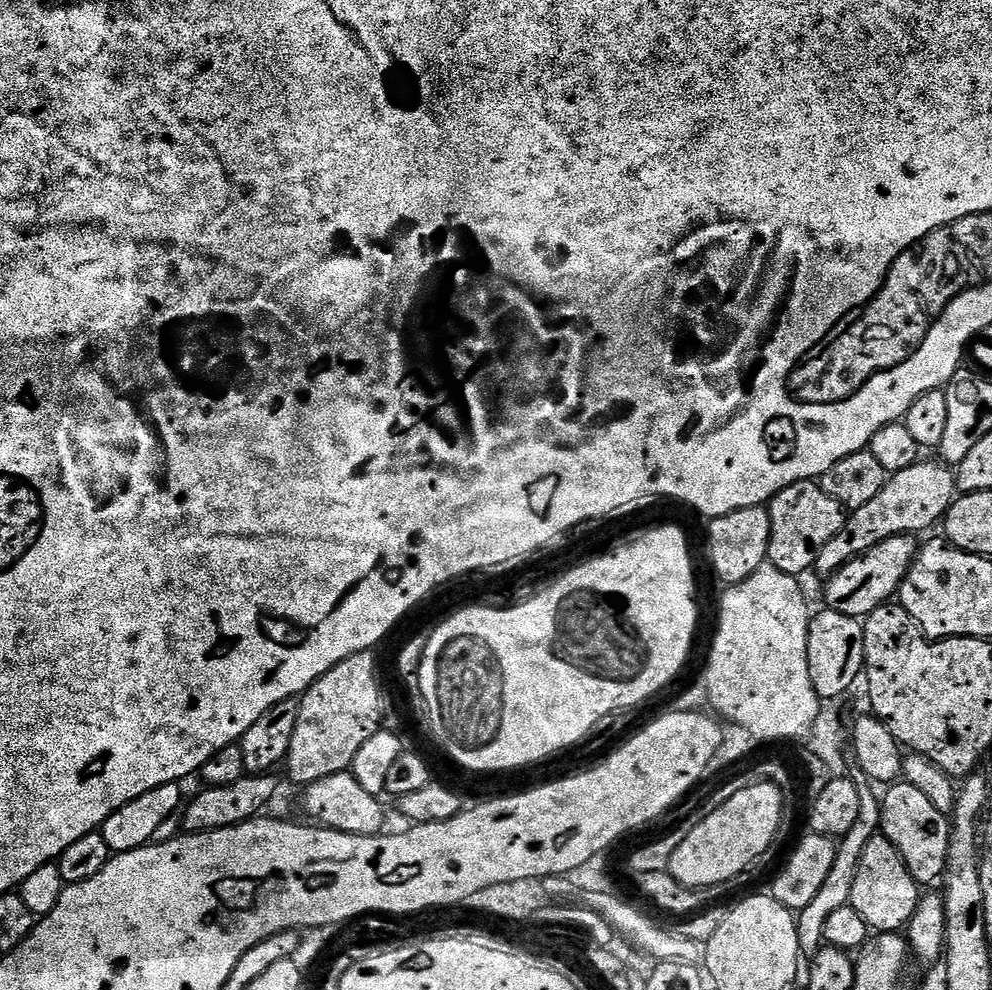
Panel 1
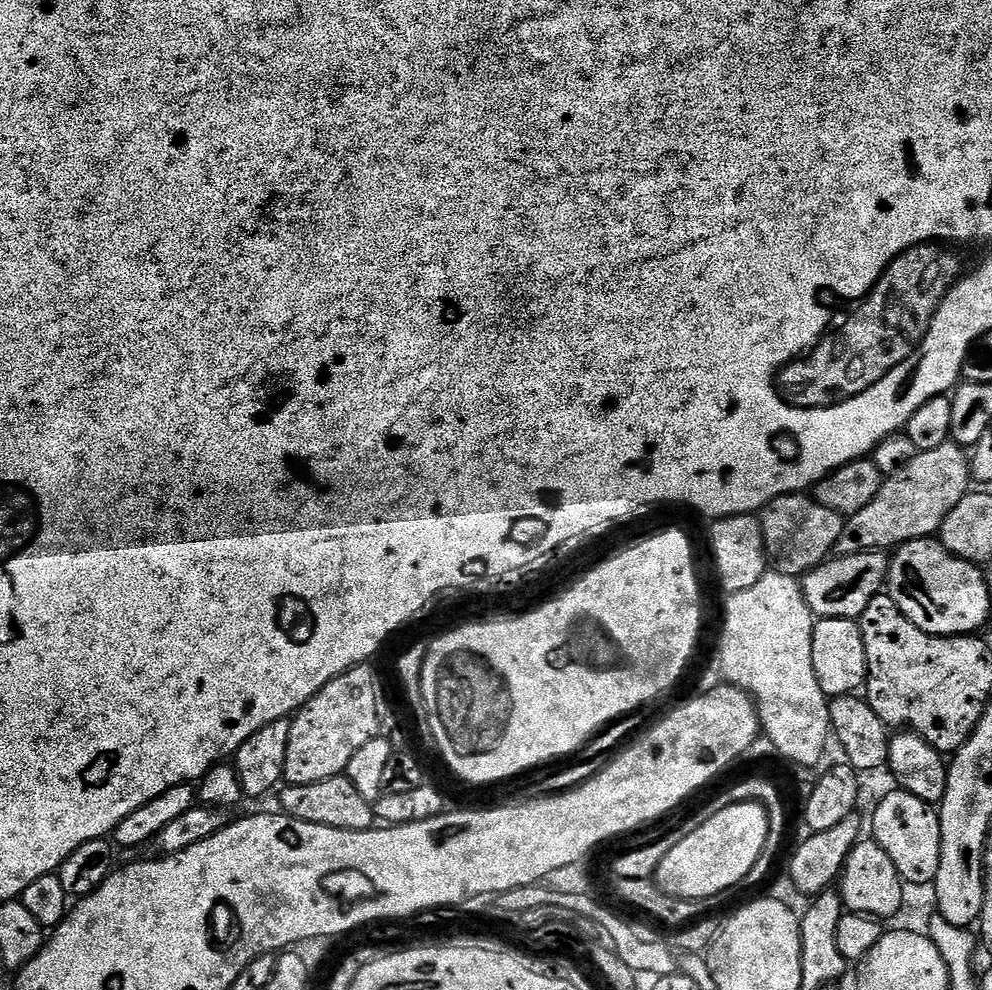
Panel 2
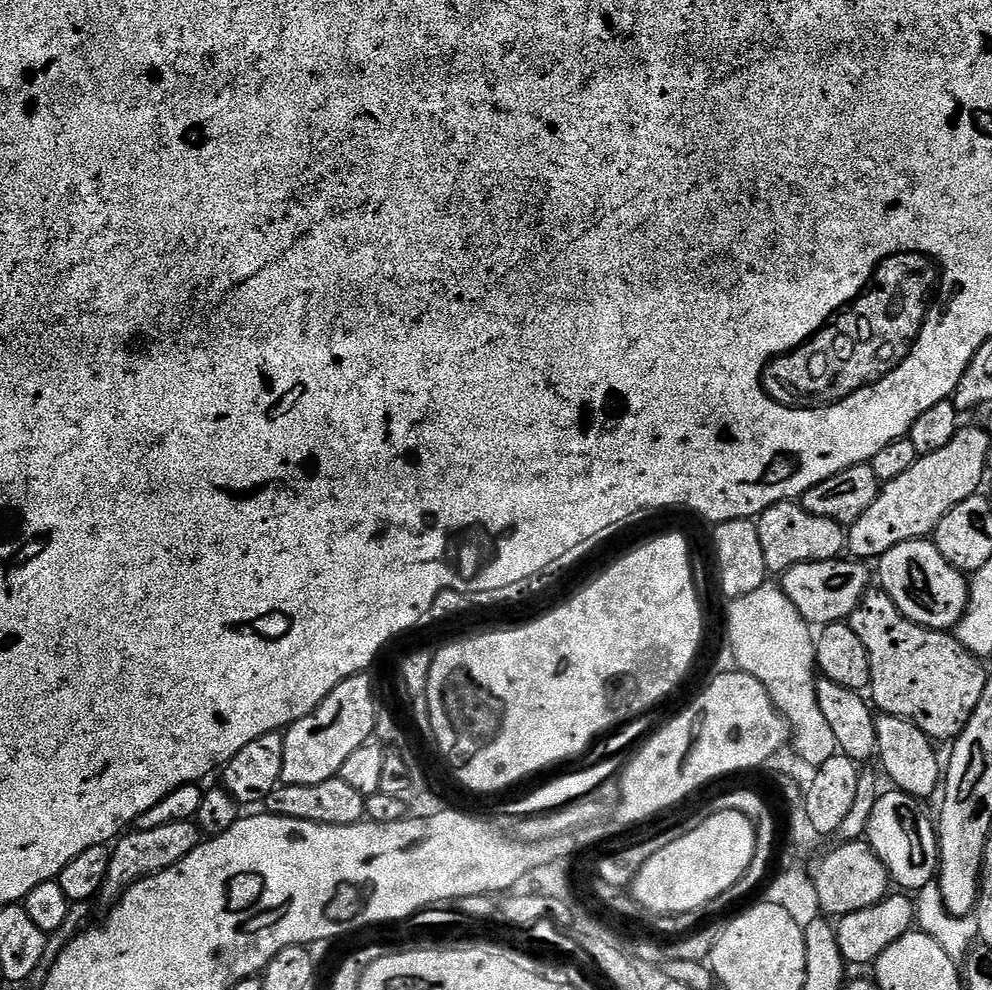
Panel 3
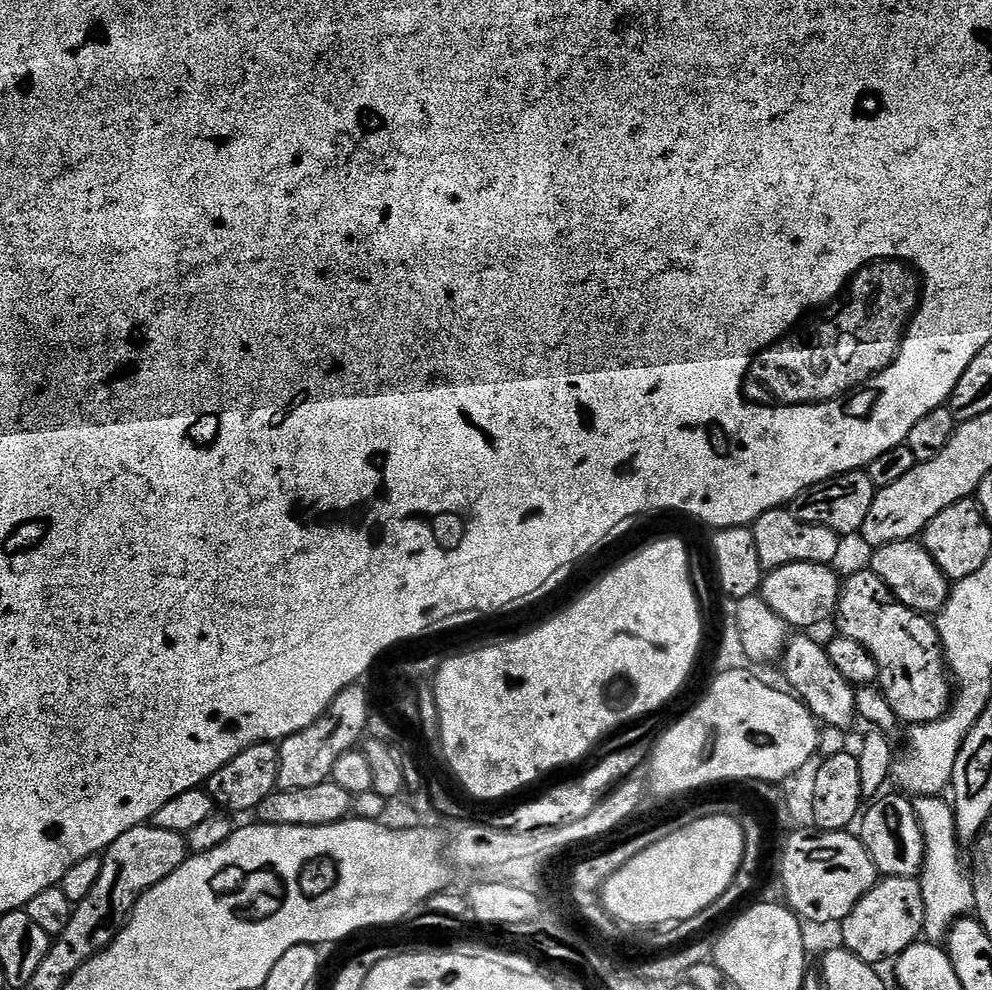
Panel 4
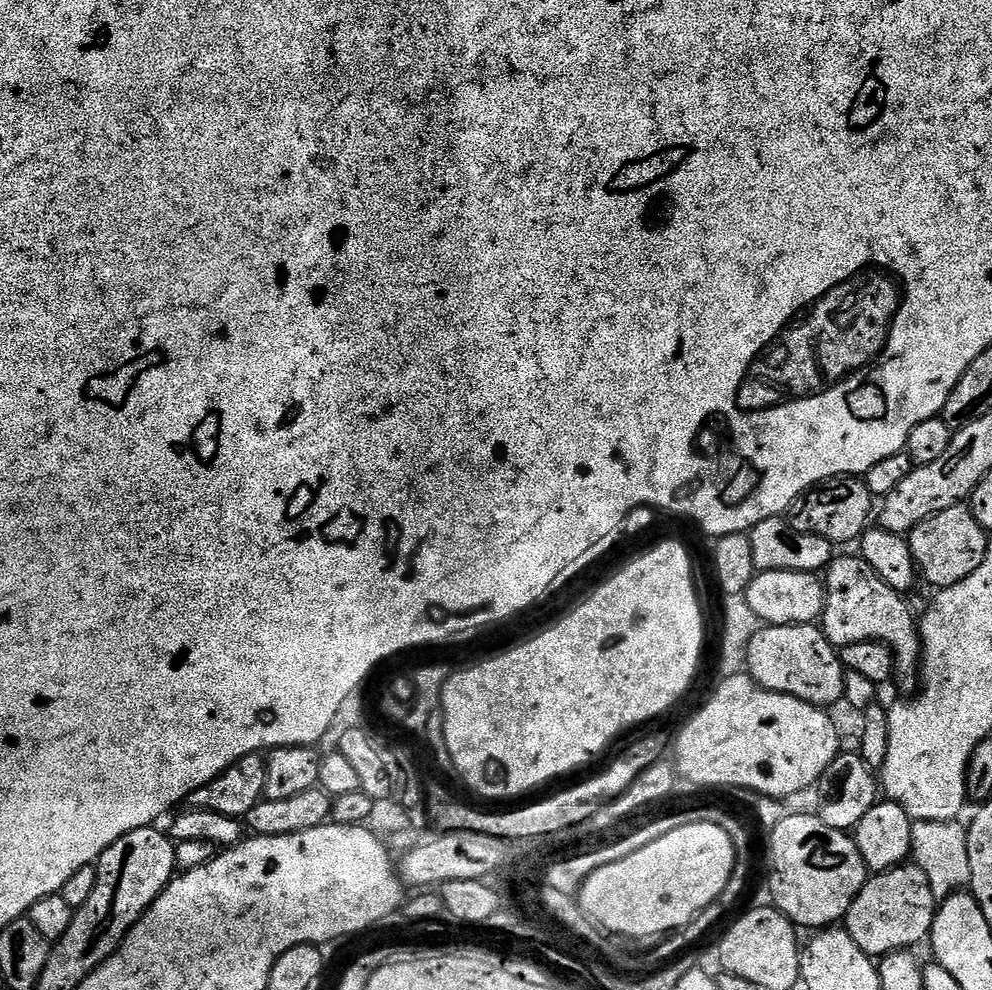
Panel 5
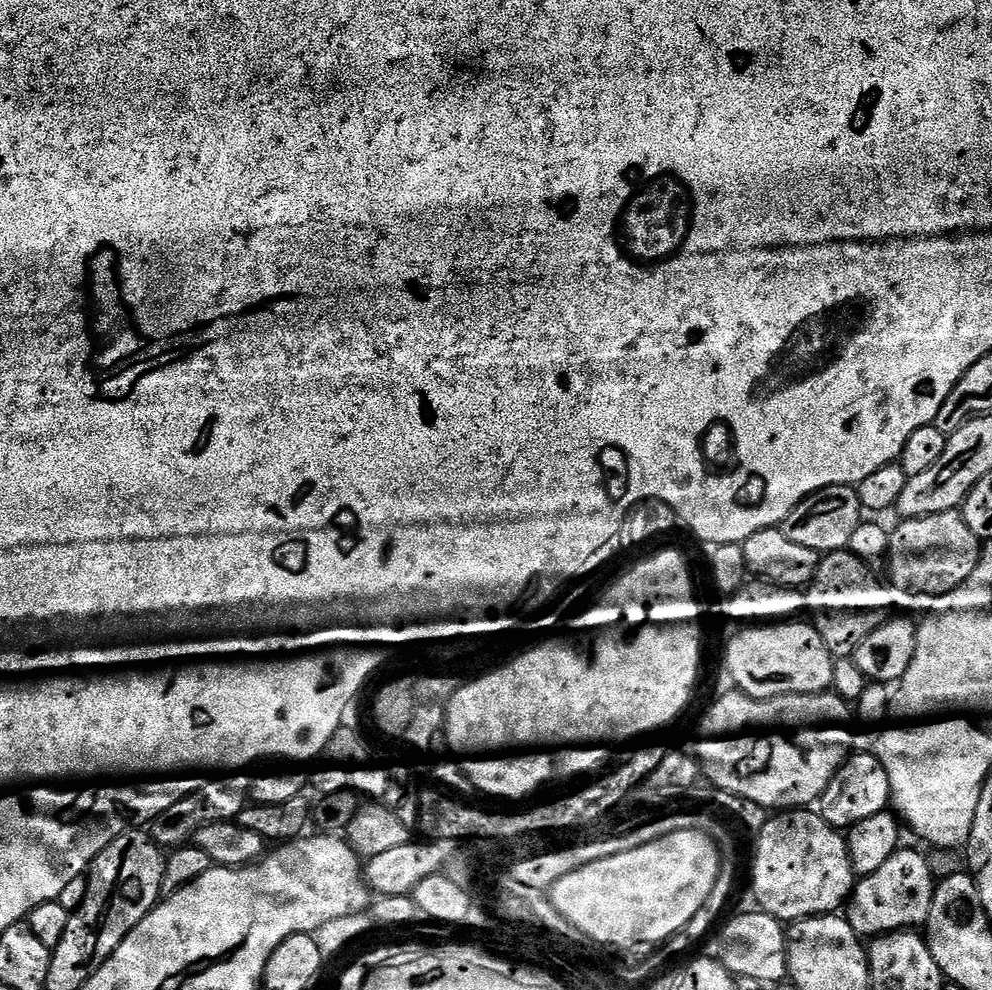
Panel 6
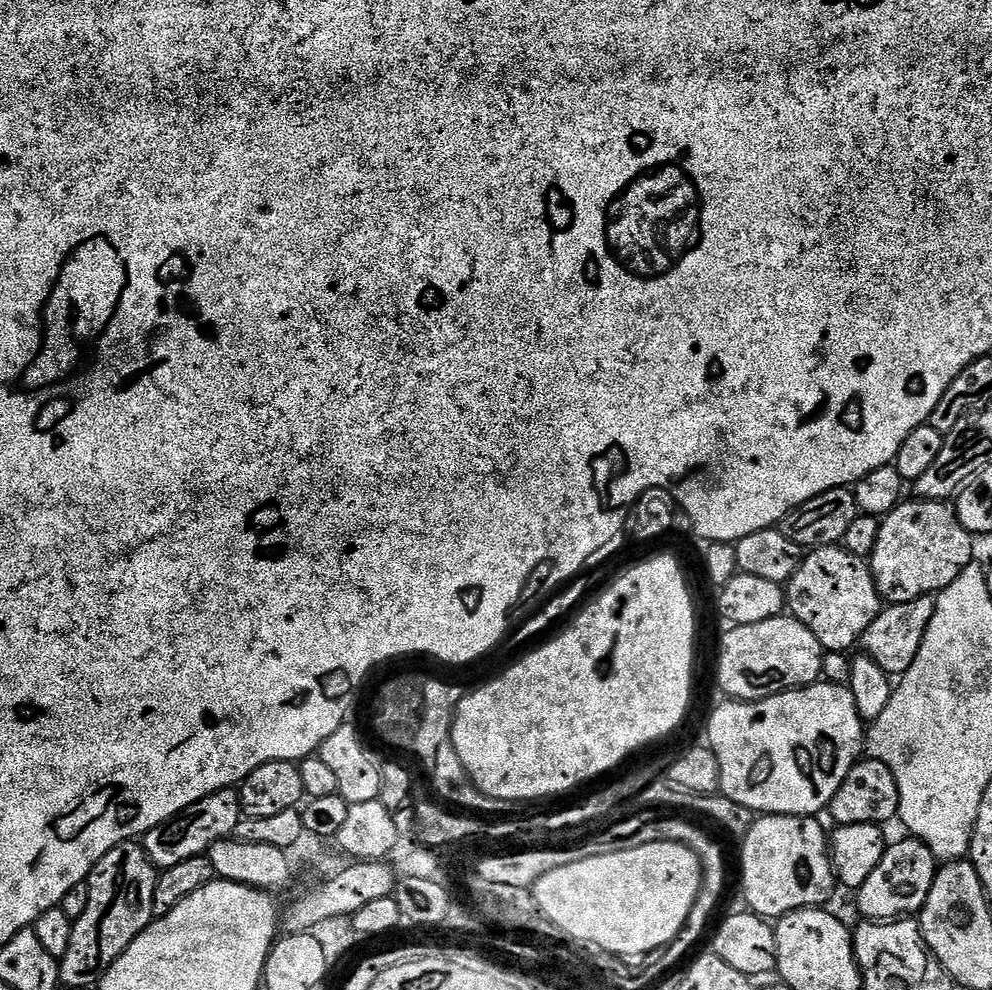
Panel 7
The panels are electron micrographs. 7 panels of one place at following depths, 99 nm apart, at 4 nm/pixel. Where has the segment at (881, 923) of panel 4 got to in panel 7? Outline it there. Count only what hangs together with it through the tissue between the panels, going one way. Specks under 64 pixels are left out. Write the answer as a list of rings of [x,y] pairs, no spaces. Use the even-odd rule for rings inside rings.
[[[907,839],[900,840],[897,844],[889,843],[885,847],[878,870],[874,870],[874,874],[870,874],[870,878],[866,878],[866,882],[862,882],[862,886],[855,893],[856,904],[860,907],[864,920],[899,920],[919,913],[924,907],[938,871],[938,861],[921,840]]]

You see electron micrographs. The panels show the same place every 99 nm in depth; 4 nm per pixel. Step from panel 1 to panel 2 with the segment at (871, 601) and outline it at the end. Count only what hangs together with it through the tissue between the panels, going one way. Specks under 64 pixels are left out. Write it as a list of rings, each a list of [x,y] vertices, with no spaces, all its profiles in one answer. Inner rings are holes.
[[[869,550],[829,558],[816,568],[805,572],[802,587],[813,617],[859,621],[868,603],[881,595],[888,578],[889,563],[889,557],[883,551]]]

